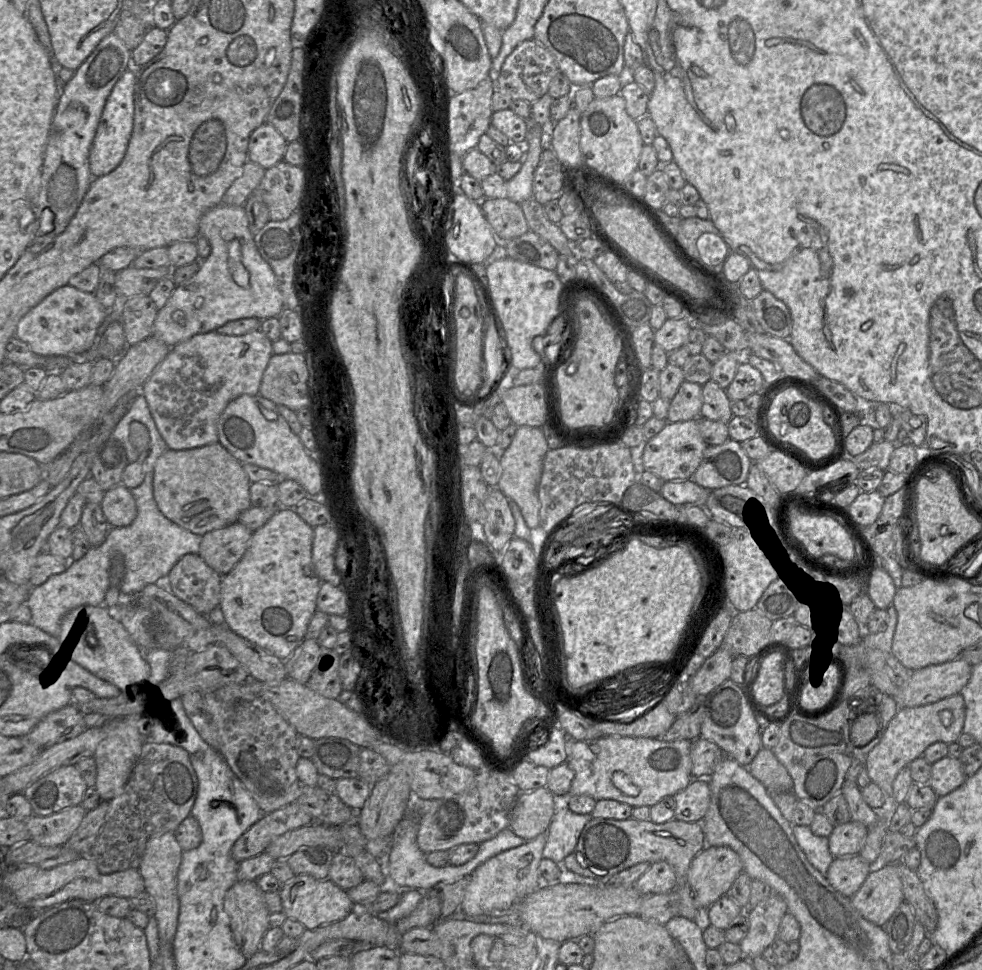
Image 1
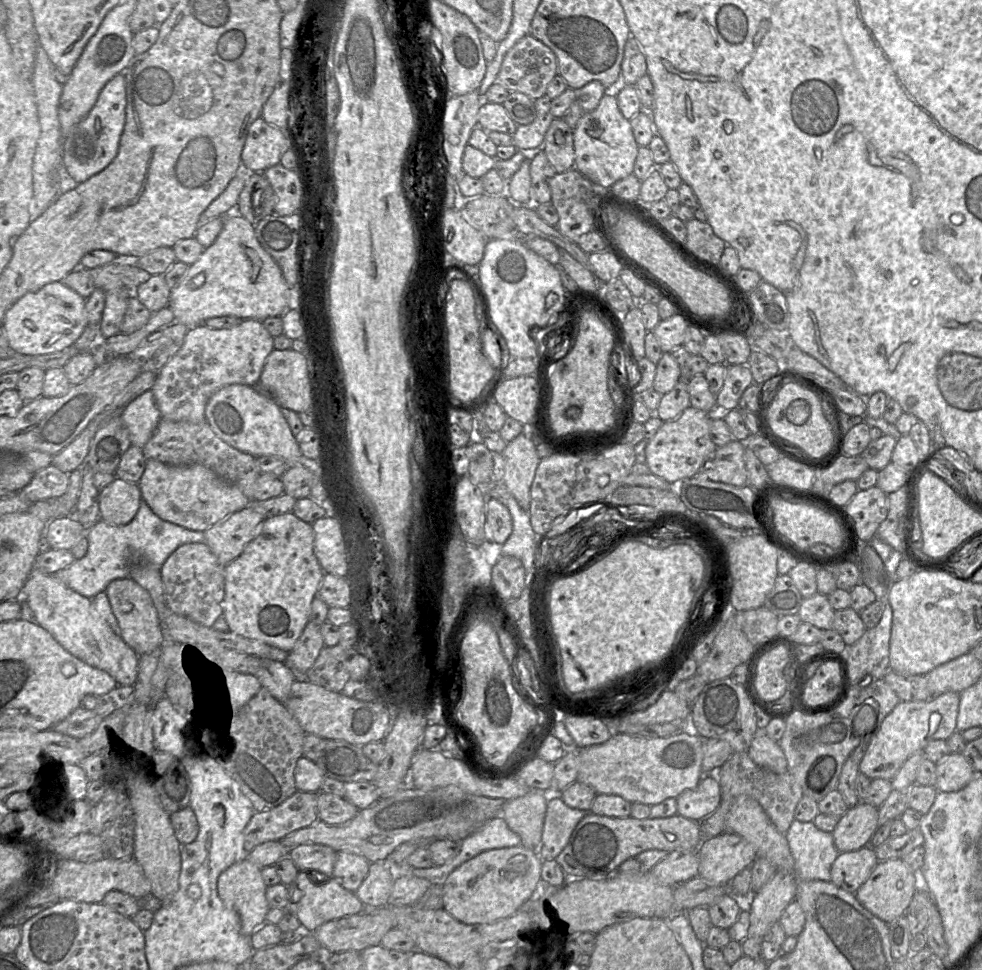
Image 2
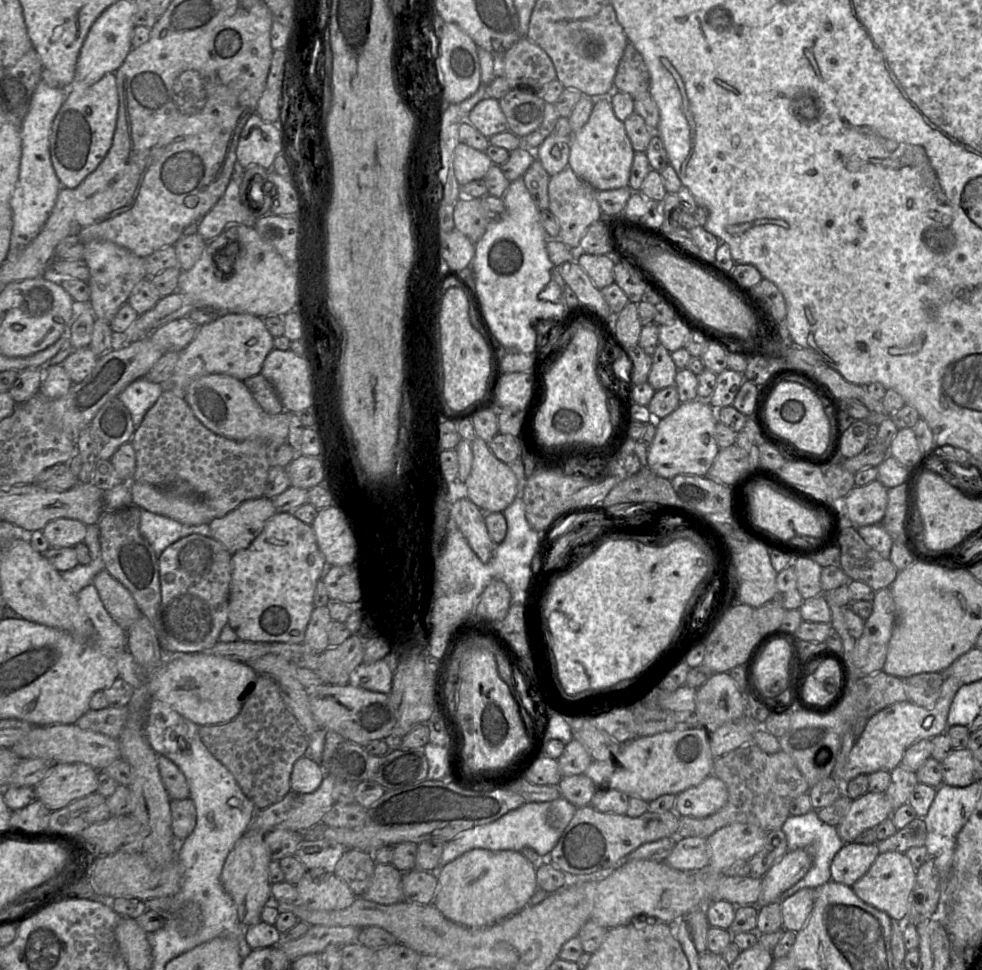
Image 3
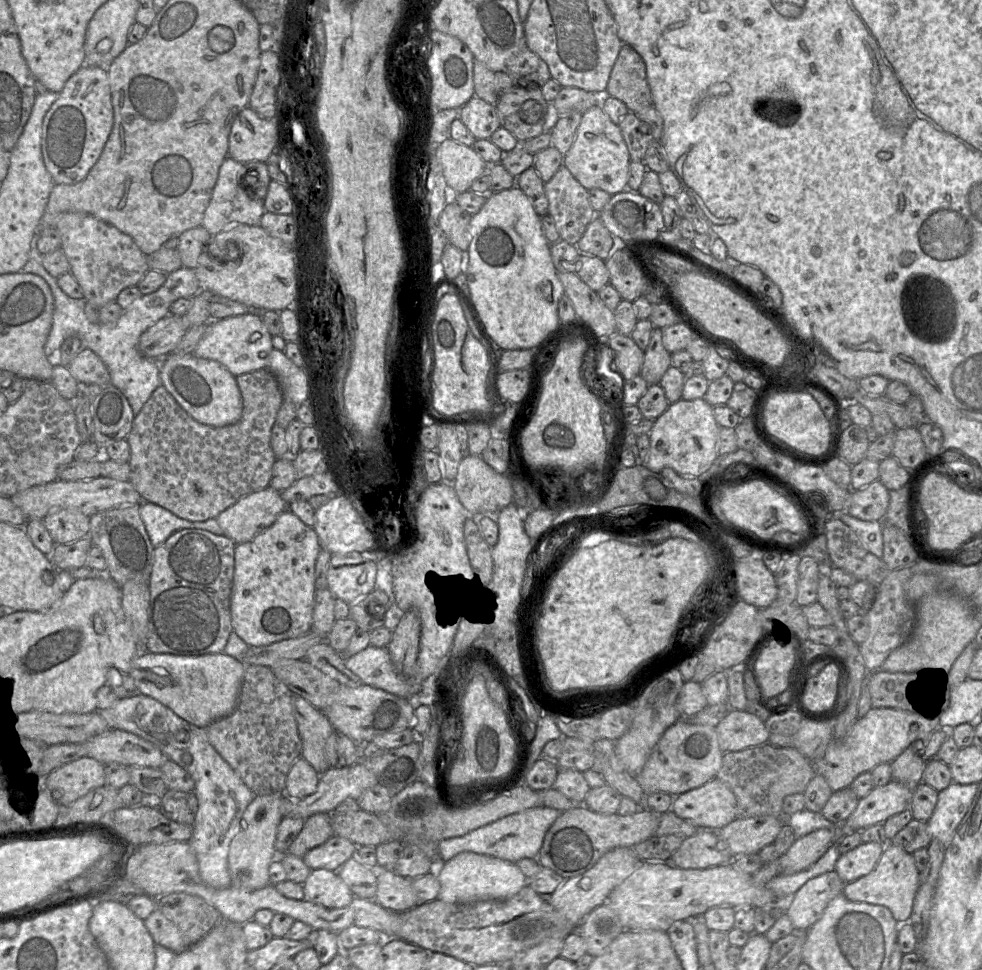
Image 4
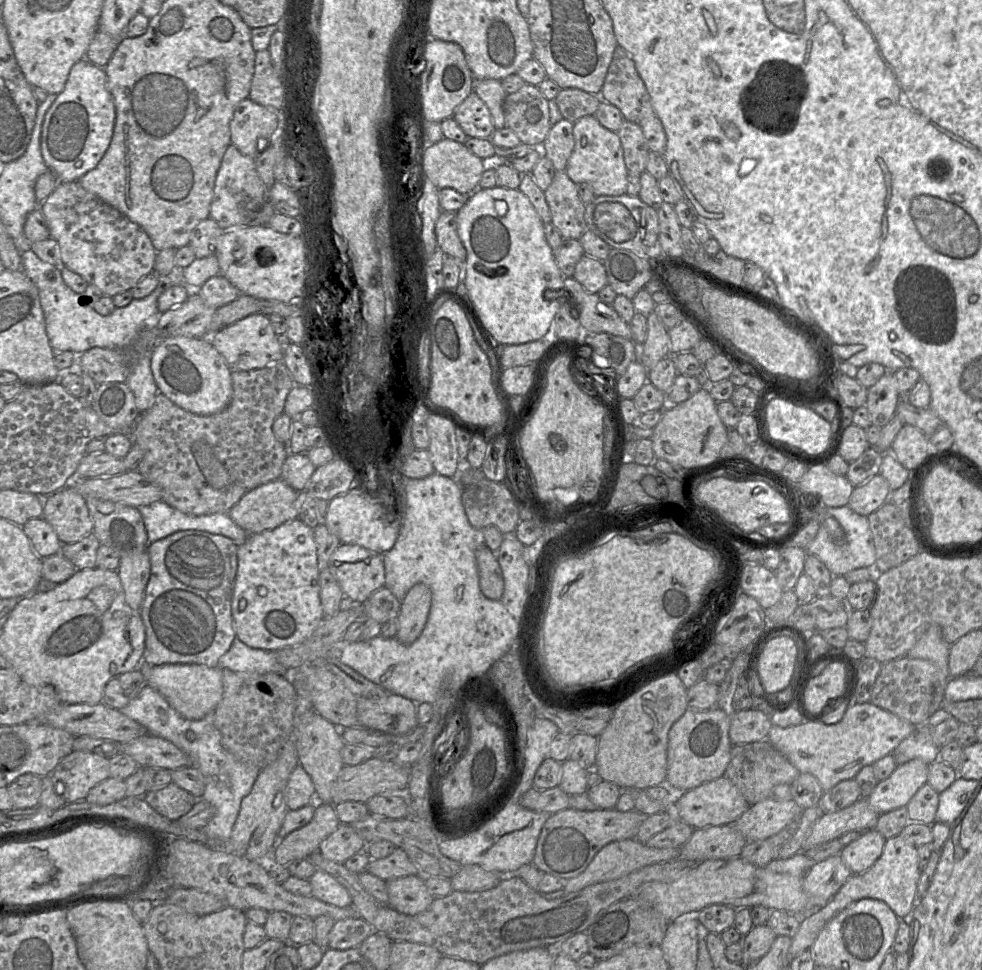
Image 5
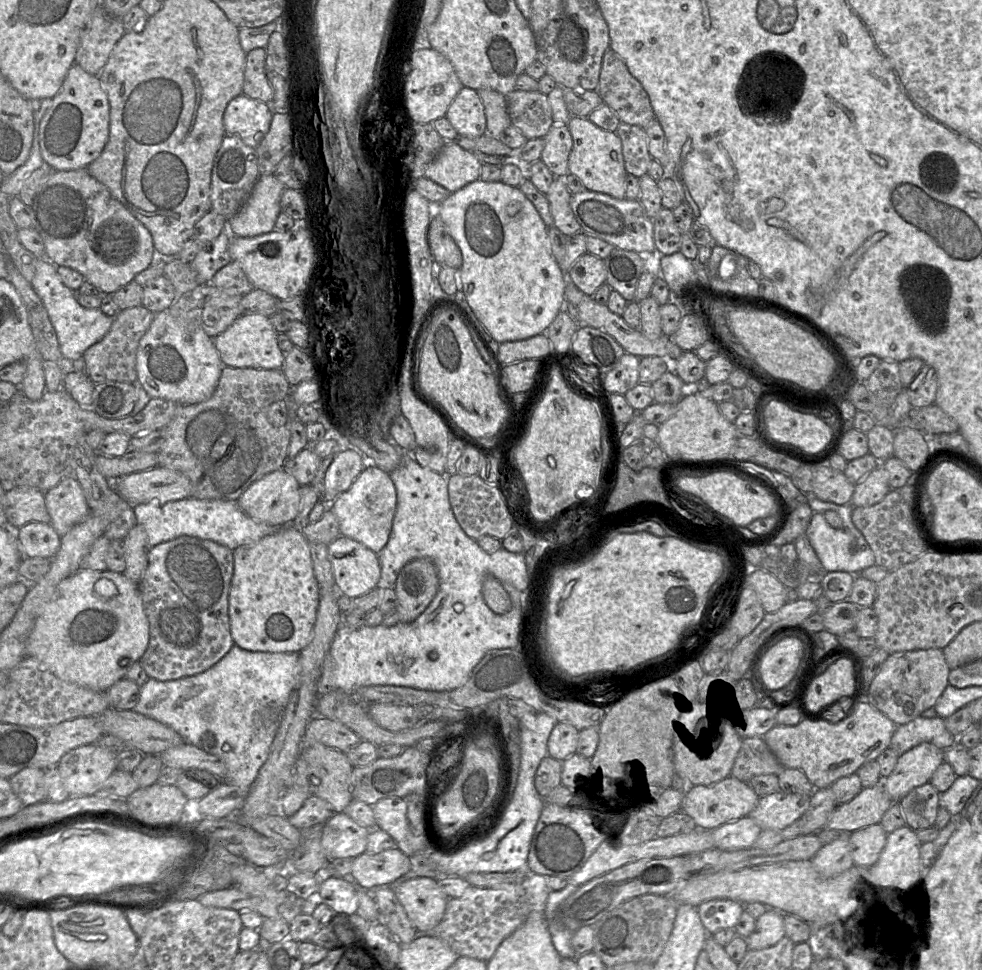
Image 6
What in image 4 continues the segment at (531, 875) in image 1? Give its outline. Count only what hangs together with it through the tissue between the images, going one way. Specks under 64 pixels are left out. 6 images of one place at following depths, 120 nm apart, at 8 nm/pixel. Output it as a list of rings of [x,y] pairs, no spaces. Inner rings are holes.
[[[462,852],[438,867],[438,899],[447,903],[467,904],[483,900],[505,900],[528,885],[528,880],[513,862],[474,852]]]

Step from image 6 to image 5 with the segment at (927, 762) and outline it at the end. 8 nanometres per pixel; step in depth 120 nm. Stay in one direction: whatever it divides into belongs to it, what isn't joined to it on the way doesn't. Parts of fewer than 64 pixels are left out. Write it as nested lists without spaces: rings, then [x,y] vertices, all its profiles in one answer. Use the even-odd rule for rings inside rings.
[[[920,759],[898,765],[887,779],[877,783],[867,800],[879,814],[906,807],[917,791],[927,783],[928,773],[929,765]]]

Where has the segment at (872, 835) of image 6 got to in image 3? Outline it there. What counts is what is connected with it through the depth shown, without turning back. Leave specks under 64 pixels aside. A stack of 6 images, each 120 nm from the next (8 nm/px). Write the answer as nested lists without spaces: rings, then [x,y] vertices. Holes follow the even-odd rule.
[[[876,843],[844,844],[831,862],[831,880],[850,887],[853,886],[868,872],[879,854]]]

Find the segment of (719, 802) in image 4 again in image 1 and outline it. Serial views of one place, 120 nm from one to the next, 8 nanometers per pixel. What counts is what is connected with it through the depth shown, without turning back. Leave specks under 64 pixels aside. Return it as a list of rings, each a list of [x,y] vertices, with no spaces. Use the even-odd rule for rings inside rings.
[[[693,779],[689,785],[674,796],[676,803],[675,819],[702,823],[710,804],[708,779]]]

